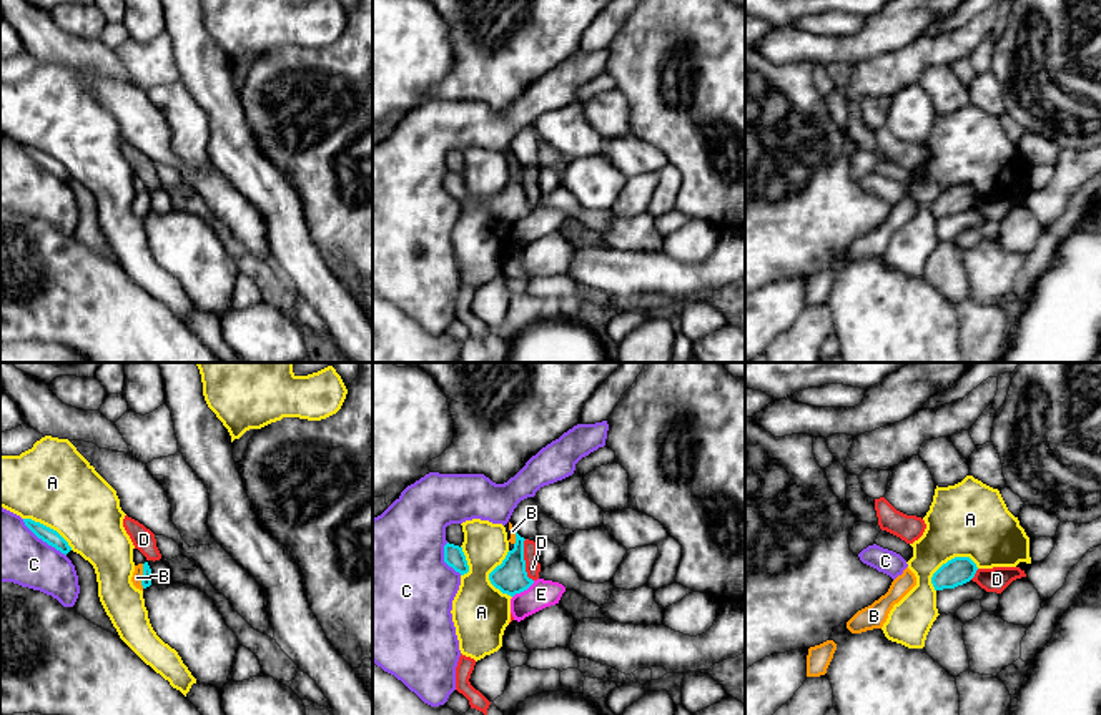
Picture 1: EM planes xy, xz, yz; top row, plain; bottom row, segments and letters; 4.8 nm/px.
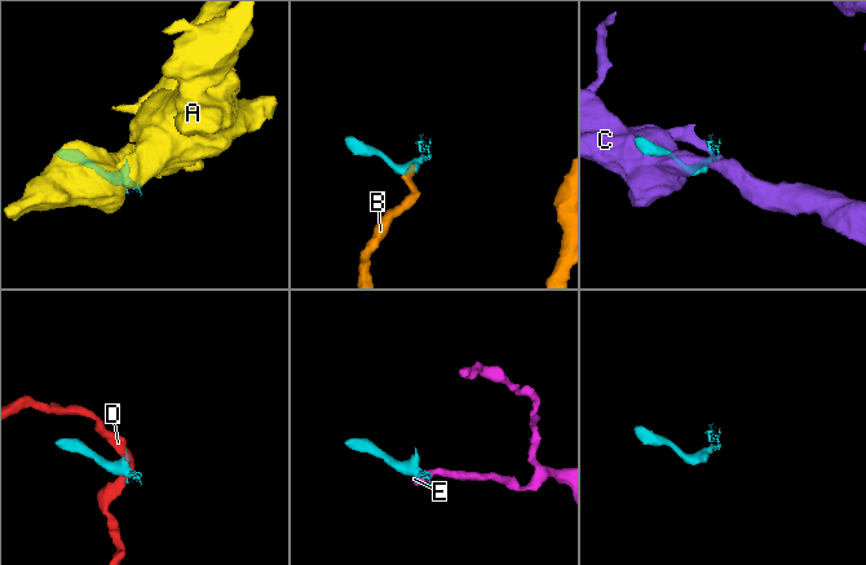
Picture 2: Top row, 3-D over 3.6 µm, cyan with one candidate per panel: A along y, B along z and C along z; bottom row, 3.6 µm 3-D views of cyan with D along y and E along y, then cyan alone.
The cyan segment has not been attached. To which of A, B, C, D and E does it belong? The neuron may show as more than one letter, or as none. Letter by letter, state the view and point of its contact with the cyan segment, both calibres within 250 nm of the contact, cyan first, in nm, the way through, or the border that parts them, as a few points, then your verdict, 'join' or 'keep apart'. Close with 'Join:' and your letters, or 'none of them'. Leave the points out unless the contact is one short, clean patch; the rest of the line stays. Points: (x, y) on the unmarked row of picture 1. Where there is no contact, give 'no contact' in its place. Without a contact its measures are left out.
A: yz (952, 187) | 140/360 nm | keep apart
B: xy (143, 203) | 50/50 nm | across xy (147, 200), (143, 203), (137, 205) | join
C: xy (44, 168) | 80/320 nm | keep apart
D: xz (524, 188) | 160/80 nm | along xz (524, 167), (524, 198), (533, 208) | keep apart
E: xz (523, 218) | 160/140 nm | along xz (534, 208), (513, 225) | keep apart
Join: B

